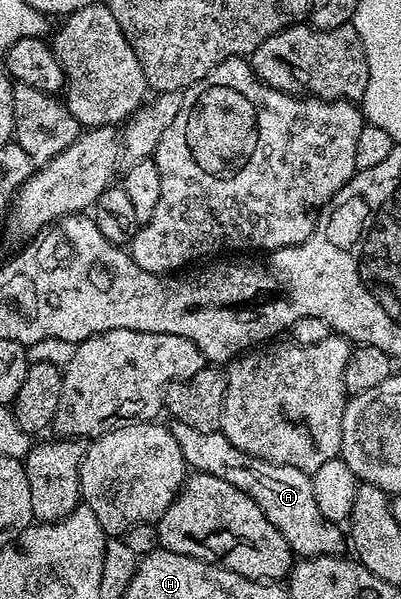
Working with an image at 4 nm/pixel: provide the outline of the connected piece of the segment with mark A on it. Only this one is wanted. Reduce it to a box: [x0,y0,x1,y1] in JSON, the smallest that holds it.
[169,421,343,558]

